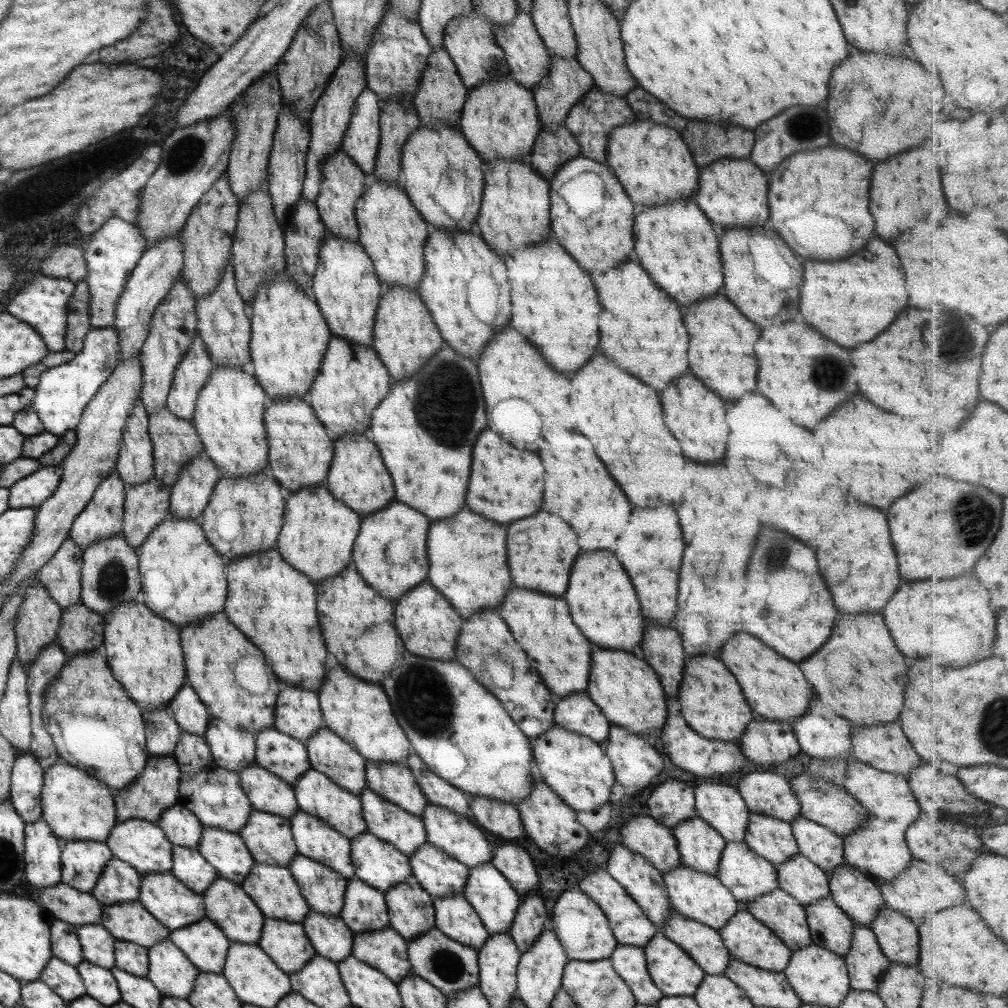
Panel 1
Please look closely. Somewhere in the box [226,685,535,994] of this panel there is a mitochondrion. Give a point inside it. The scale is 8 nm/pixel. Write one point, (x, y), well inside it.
(450, 968)

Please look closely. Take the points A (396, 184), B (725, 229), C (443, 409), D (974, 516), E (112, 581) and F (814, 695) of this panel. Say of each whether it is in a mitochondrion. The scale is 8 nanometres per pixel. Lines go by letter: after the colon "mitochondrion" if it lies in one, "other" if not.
A: other
B: other
C: mitochondrion
D: mitochondrion
E: mitochondrion
F: other

